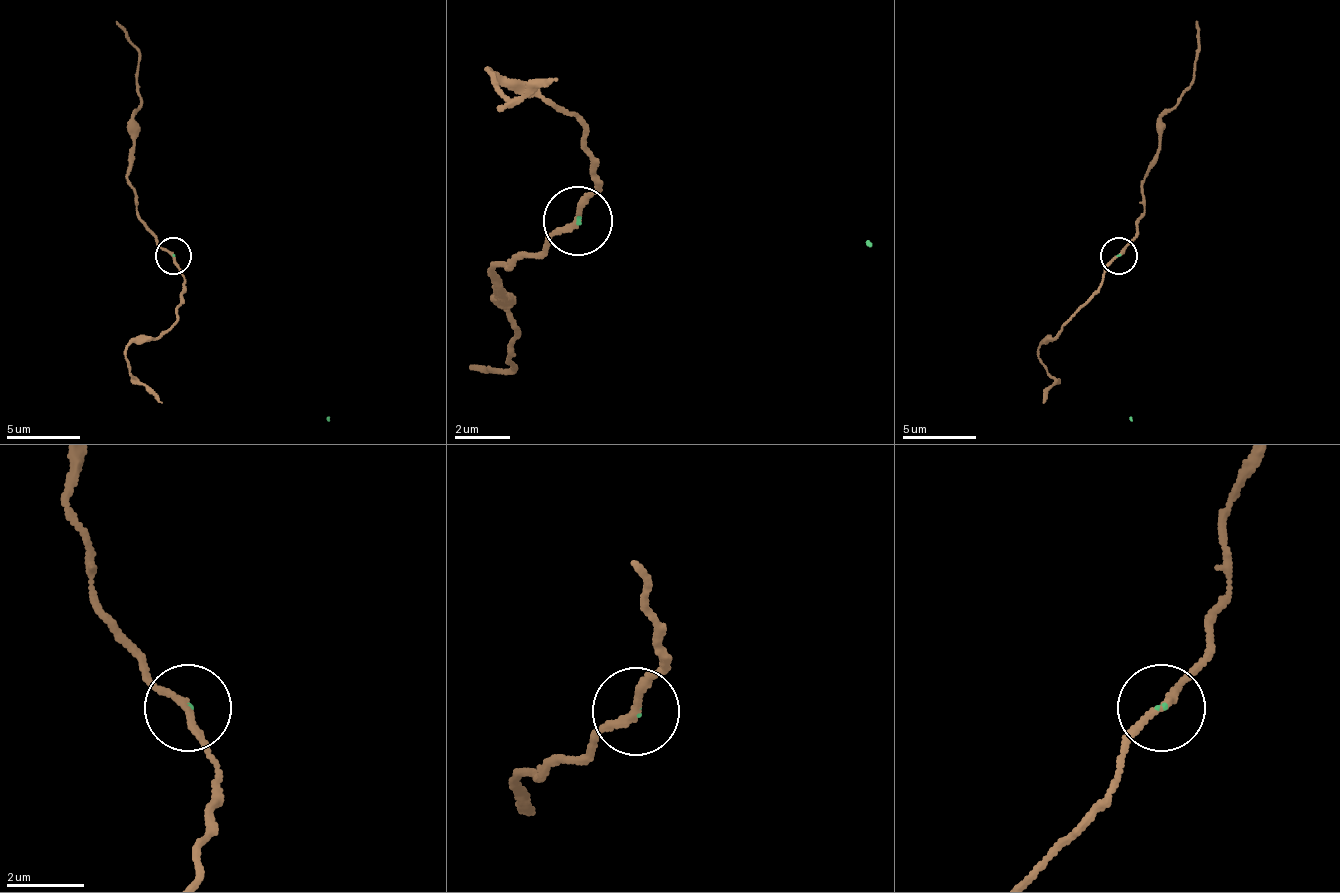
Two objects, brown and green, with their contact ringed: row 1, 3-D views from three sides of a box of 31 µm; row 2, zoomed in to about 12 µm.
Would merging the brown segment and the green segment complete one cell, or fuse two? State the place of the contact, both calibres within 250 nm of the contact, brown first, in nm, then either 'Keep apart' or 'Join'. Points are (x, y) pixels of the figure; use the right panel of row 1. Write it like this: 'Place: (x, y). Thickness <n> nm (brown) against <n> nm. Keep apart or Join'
Place: (1119, 255). Thickness 190 nm (brown) against 50 nm. Keep apart

